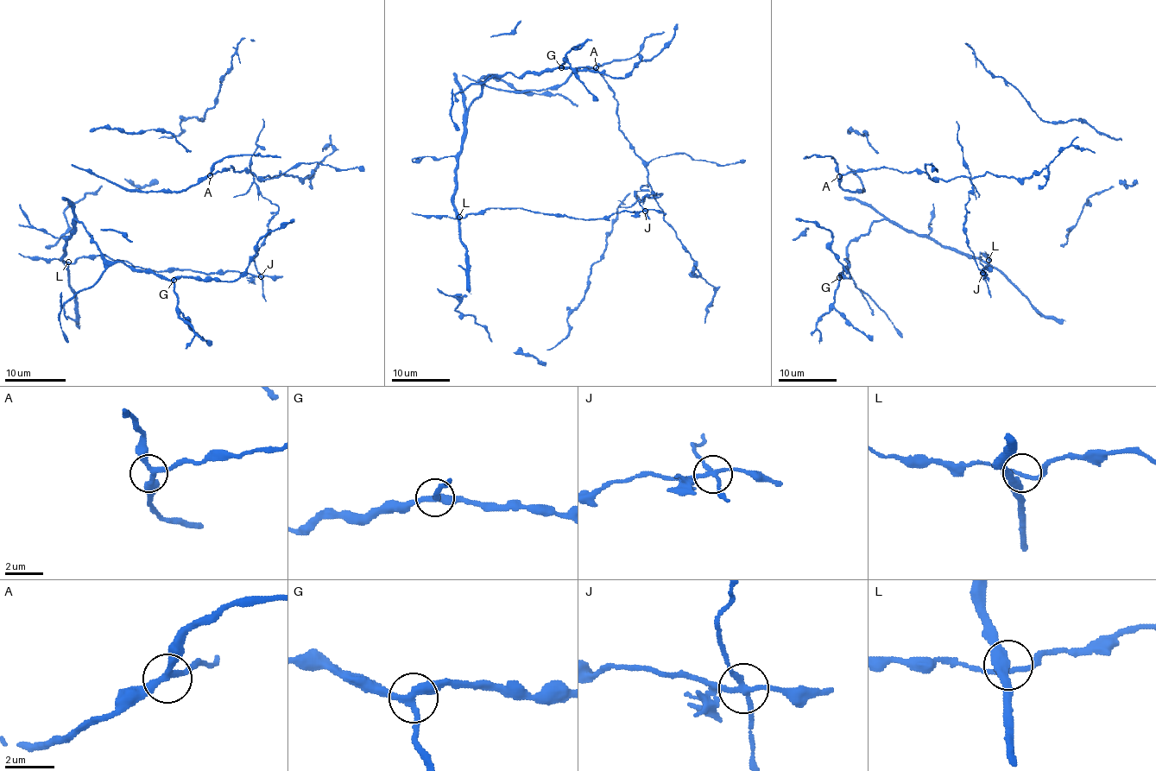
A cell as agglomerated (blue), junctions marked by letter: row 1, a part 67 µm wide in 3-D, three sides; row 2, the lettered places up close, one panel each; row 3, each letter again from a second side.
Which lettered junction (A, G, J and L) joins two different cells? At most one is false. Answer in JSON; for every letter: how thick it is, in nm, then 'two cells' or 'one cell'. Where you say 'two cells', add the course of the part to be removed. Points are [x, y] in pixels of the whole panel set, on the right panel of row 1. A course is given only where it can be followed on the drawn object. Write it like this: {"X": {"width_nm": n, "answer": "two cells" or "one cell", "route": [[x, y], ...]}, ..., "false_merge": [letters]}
{"A": {"width_nm": 240, "answer": "one cell"}, "G": {"width_nm": 280, "answer": "one cell"}, "J": {"width_nm": 220, "answer": "two cells", "route": [[982, 273], [977, 265], [963, 231], [968, 193], [972, 189], [957, 137], [957, 122]]}, "L": {"width_nm": 200, "answer": "one cell"}, "false_merge": ["J"]}

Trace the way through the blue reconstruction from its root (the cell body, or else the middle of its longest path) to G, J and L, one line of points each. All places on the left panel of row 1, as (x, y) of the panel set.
G: (231, 271), (155, 271), (106, 255), (82, 255), (68, 265), (64, 247), (79, 221), (108, 260), (173, 280)
J: (231, 271), (260, 275)
L: (231, 271), (216, 274), (190, 269), (155, 271), (106, 255), (82, 255), (72, 263), (68, 262)

